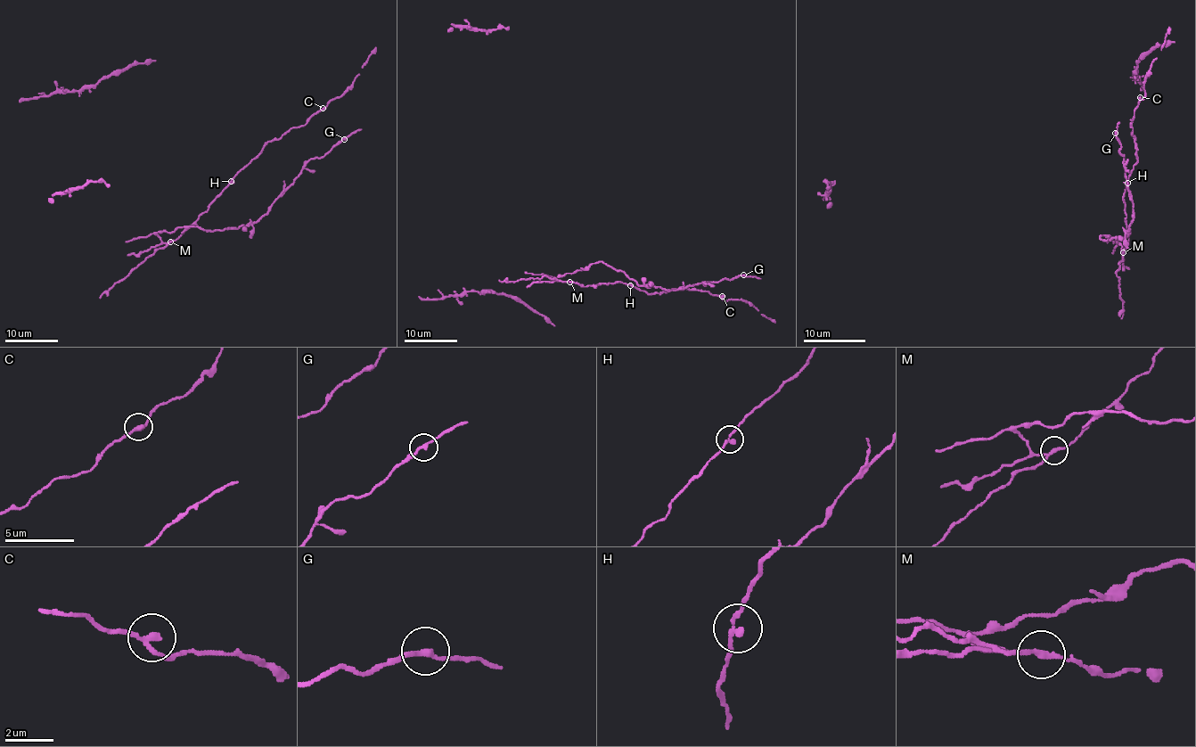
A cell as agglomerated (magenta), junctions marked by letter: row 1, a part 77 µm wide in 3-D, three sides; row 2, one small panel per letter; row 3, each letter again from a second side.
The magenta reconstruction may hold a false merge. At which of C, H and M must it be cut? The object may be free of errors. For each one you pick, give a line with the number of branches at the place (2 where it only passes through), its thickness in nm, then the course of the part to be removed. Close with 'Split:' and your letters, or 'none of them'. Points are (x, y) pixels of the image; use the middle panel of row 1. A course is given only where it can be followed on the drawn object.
M: 3 branches meet; 190 nm thick; foreign part runs (569, 282), (556, 279), (600, 261), (640, 285), (665, 290), (740, 276), (760, 279)
Split: M

